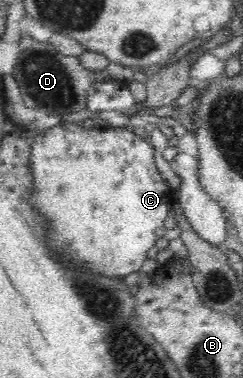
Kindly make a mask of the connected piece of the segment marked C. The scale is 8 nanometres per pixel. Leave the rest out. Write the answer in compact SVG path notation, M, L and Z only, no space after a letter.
M62 122L42 134L36 136L34 146L32 146L32 156L30 156L30 168L32 168L32 178L34 178L34 196L32 196L32 206L36 210L36 214L42 214L42 218L48 222L48 246L52 248L52 252L62 254L62 258L66 262L74 262L84 266L90 272L108 276L108 278L126 278L128 274L140 272L142 264L148 258L148 250L152 248L156 242L156 238L164 236L165 226L164 220L172 213L172 205L174 204L174 194L172 189L168 187L167 180L164 175L158 171L154 162L154 148L149 139L138 137L134 132L127 128L126 130L116 129L113 127L83 128L78 123Z

